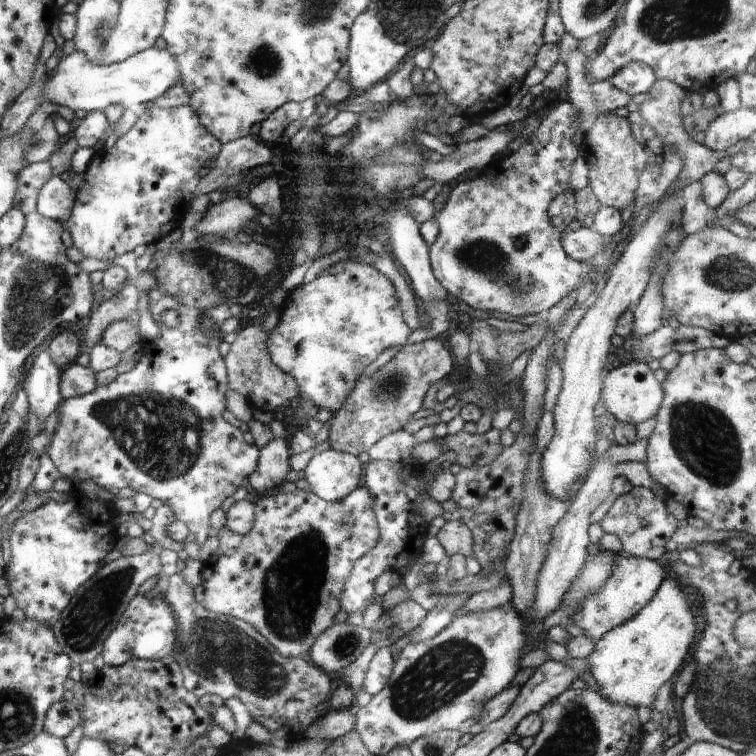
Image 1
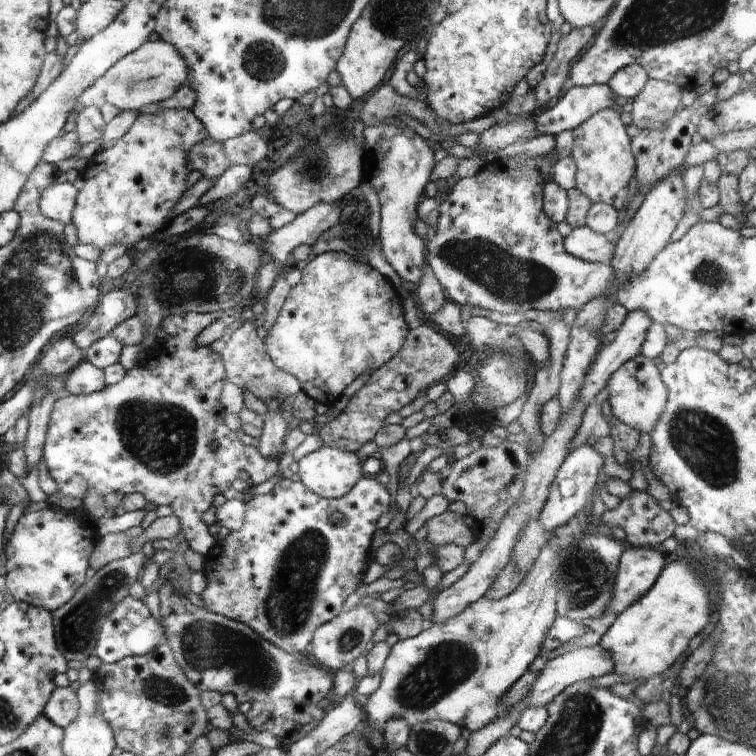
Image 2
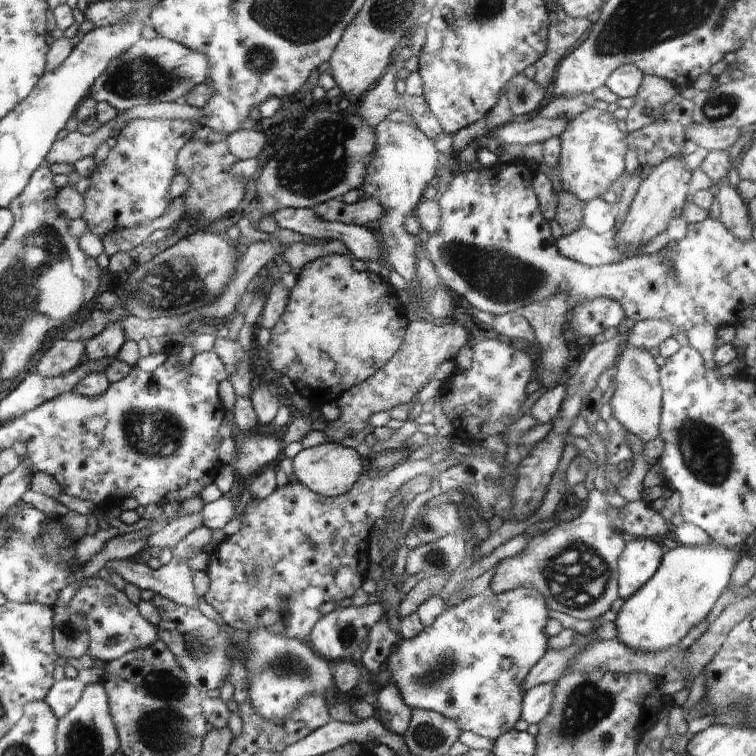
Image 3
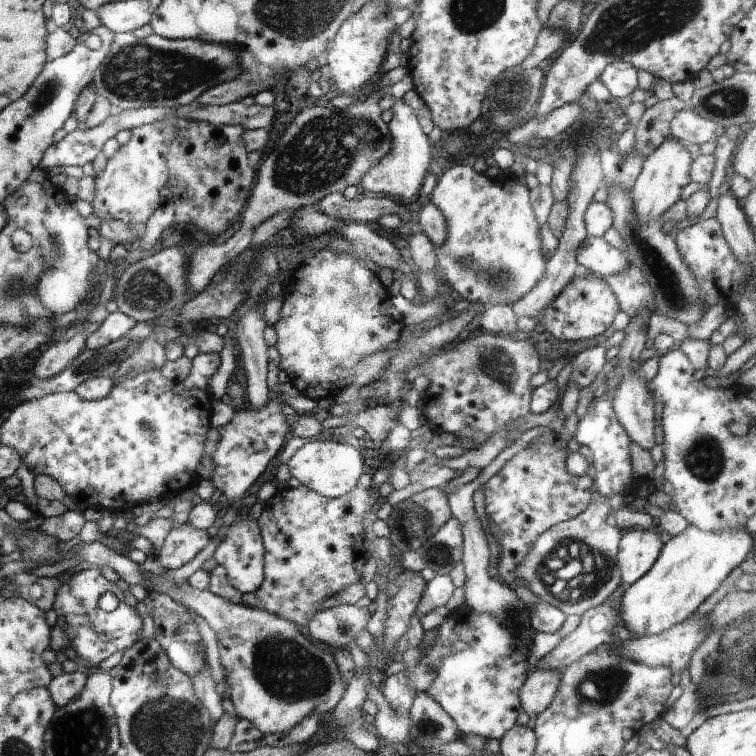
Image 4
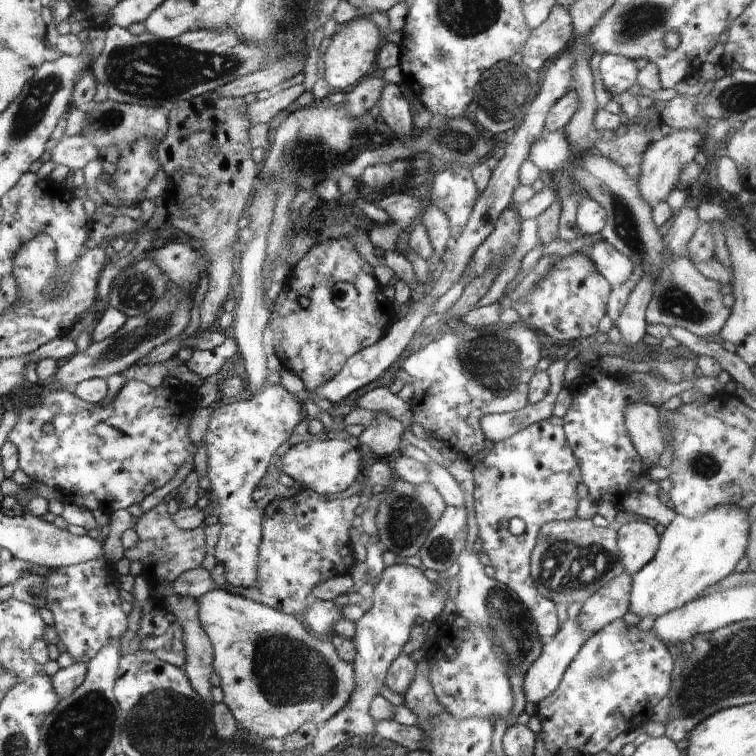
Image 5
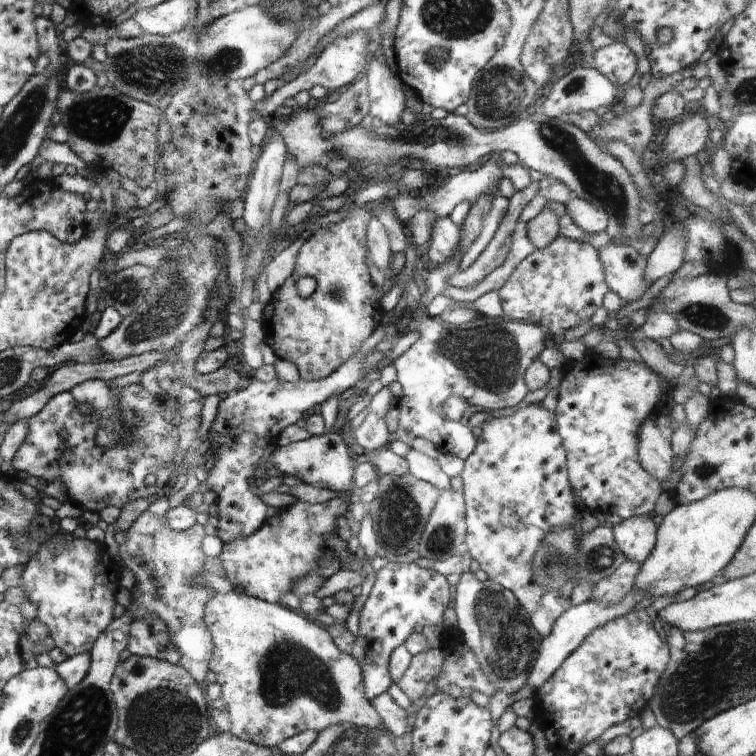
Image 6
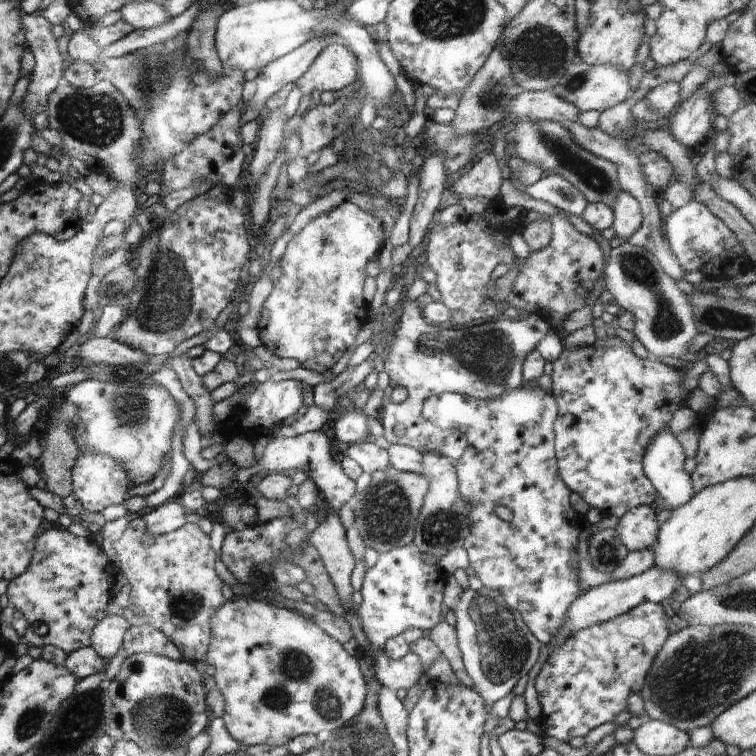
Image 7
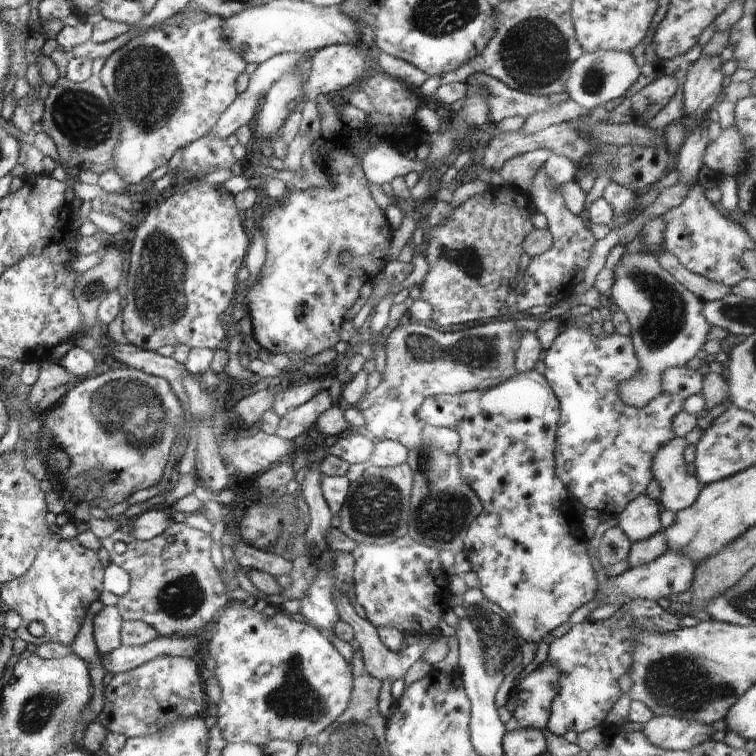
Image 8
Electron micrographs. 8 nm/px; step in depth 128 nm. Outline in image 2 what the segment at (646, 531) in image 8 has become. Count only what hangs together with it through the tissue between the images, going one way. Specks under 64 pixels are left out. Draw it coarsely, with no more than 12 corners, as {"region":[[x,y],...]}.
{"region":[[627,546],[608,612],[646,596],[669,561],[662,549]]}

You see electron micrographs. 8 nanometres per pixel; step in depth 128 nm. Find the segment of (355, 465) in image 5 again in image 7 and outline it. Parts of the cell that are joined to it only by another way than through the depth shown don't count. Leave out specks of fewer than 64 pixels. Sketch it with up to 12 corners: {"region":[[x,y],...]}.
{"region":[[322,431],[274,437],[257,460],[263,471],[304,471],[338,510],[355,481],[334,460]]}

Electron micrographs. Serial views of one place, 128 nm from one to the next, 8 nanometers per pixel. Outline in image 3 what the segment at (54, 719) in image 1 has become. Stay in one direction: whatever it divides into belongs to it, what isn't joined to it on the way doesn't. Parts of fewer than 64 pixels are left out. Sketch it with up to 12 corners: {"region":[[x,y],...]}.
{"region":[[62,678],[44,698],[57,719],[77,703],[85,685]]}

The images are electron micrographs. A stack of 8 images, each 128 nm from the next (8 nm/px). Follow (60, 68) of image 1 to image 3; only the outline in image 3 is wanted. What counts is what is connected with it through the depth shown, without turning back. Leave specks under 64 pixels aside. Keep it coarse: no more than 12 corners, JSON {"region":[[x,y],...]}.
{"region":[[159,35],[110,60],[90,97],[117,112],[206,83],[206,54]]}

